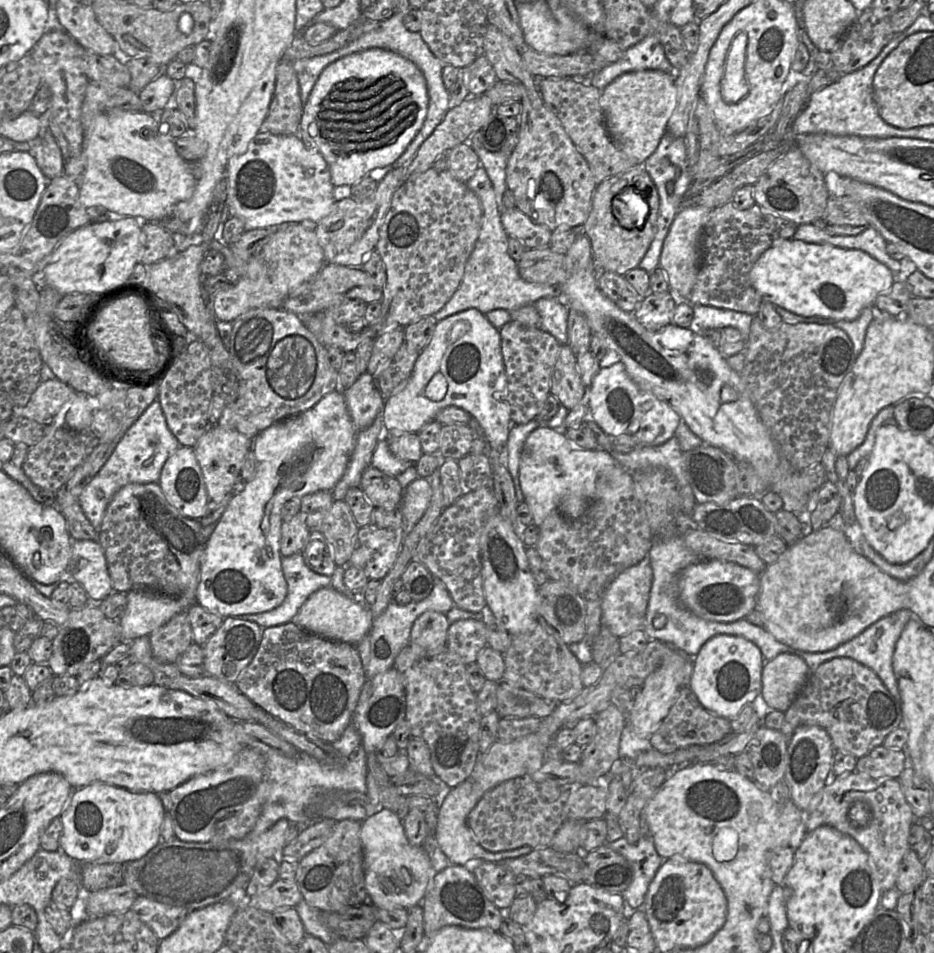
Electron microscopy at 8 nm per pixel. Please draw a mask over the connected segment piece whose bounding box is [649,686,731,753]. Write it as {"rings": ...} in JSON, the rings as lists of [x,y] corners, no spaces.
{"rings":[[[687,686],[679,689],[679,694],[656,732],[650,737],[653,749],[668,753],[690,746],[704,746],[717,742],[731,732],[730,720],[714,715],[699,702],[695,693]]]}

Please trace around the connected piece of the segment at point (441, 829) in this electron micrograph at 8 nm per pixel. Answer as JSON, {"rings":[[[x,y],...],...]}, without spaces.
{"rings":[[[466,779],[455,788],[451,789],[443,799],[439,809],[435,830],[435,838],[439,847],[437,847],[431,855],[431,865],[435,873],[443,871],[449,865],[471,868],[471,864],[473,863],[482,861],[498,862],[518,858],[532,852],[533,848],[530,846],[522,846],[514,850],[490,852],[477,842],[467,825],[467,816],[484,793],[485,791],[477,782],[472,779]]]}

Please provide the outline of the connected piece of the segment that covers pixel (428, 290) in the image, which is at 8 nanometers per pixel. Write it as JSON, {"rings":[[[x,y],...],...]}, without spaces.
{"rings":[[[431,167],[425,172],[412,175],[393,194],[375,247],[385,264],[387,273],[379,319],[360,332],[350,332],[346,325],[336,323],[330,315],[317,312],[300,316],[304,325],[327,348],[336,347],[344,352],[354,352],[365,340],[375,340],[390,329],[405,328],[421,318],[434,315],[451,299],[461,285],[467,260],[479,237],[481,224],[482,207],[477,195],[466,183],[455,179],[448,170],[438,171]]]}

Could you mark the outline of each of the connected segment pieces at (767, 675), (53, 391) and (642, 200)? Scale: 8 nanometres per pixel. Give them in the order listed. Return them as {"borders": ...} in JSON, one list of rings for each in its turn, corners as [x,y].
{"borders":[[[[781,653],[765,661],[760,695],[768,708],[786,712],[802,691],[810,673],[807,663],[794,654]]],[[[57,378],[50,379],[39,383],[26,406],[19,407],[14,405],[13,411],[21,417],[26,417],[39,423],[54,421],[57,424],[65,424],[65,413],[76,393],[72,387],[61,380]]],[[[627,187],[613,198],[612,213],[621,227],[641,228],[649,214],[647,198],[633,187]]]]}

